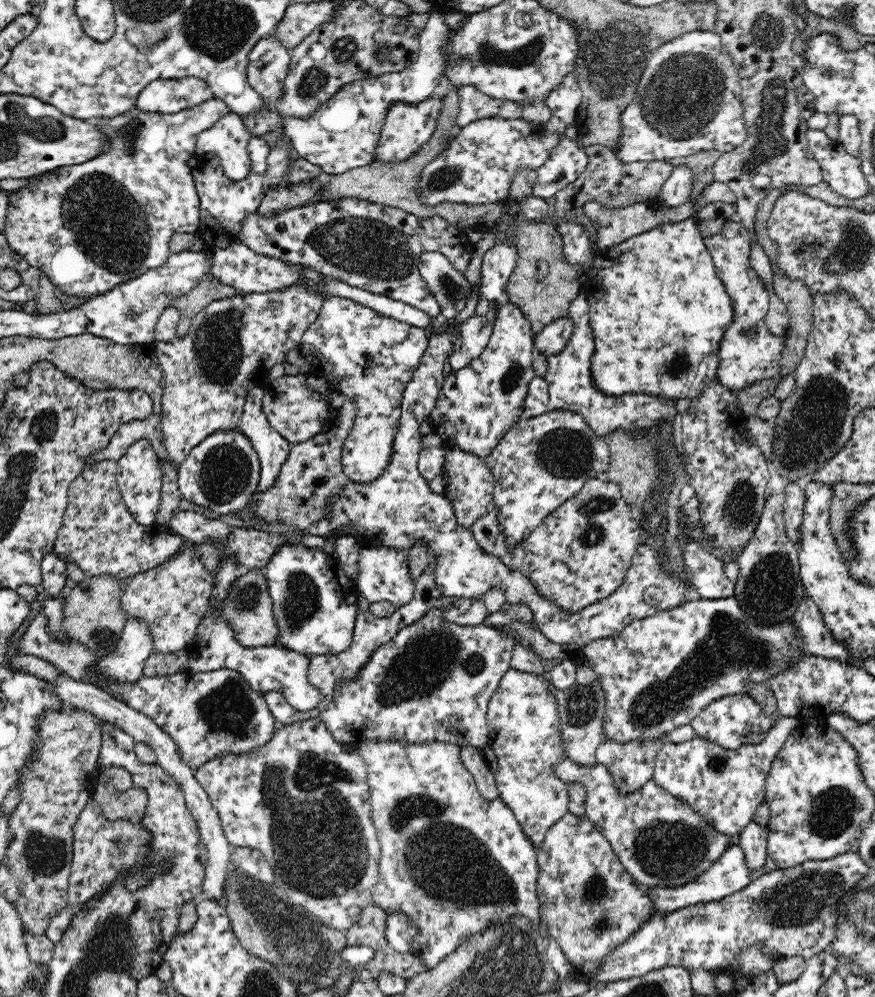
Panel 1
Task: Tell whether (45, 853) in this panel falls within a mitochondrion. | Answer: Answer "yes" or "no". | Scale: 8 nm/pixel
yes

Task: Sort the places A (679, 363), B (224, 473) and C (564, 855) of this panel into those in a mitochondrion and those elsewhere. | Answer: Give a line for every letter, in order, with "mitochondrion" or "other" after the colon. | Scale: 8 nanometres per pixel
A: mitochondrion
B: mitochondrion
C: other

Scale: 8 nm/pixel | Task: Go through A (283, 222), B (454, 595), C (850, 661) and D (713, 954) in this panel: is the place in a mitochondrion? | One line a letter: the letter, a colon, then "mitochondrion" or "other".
A: other
B: other
C: other
D: other

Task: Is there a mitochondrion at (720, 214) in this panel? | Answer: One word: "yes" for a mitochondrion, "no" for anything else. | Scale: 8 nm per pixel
no

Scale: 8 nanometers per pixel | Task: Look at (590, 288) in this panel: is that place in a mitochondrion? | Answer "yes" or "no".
no

